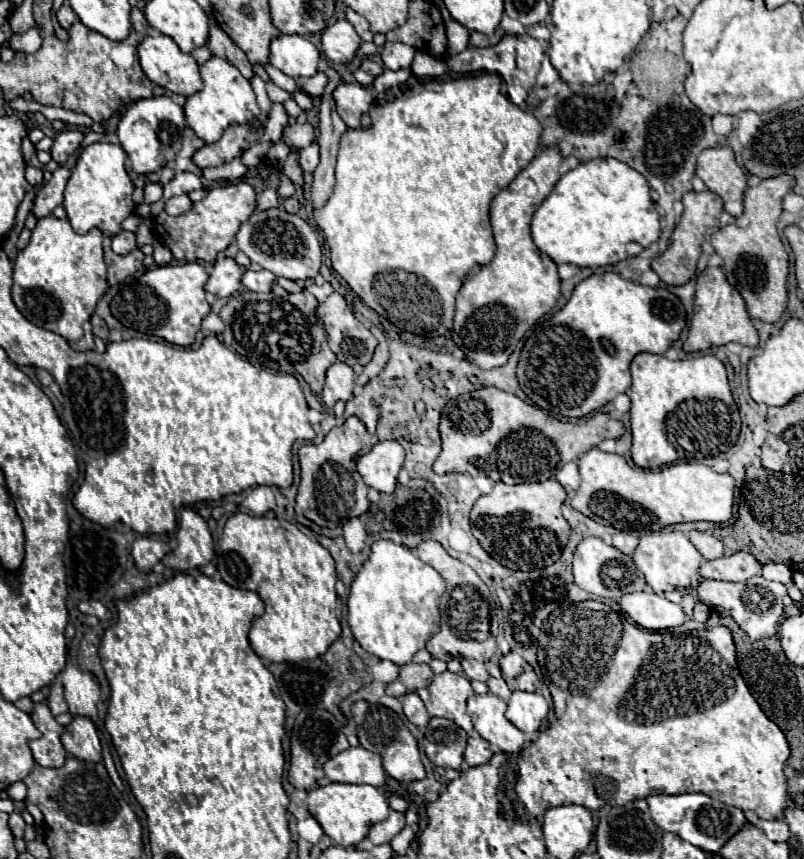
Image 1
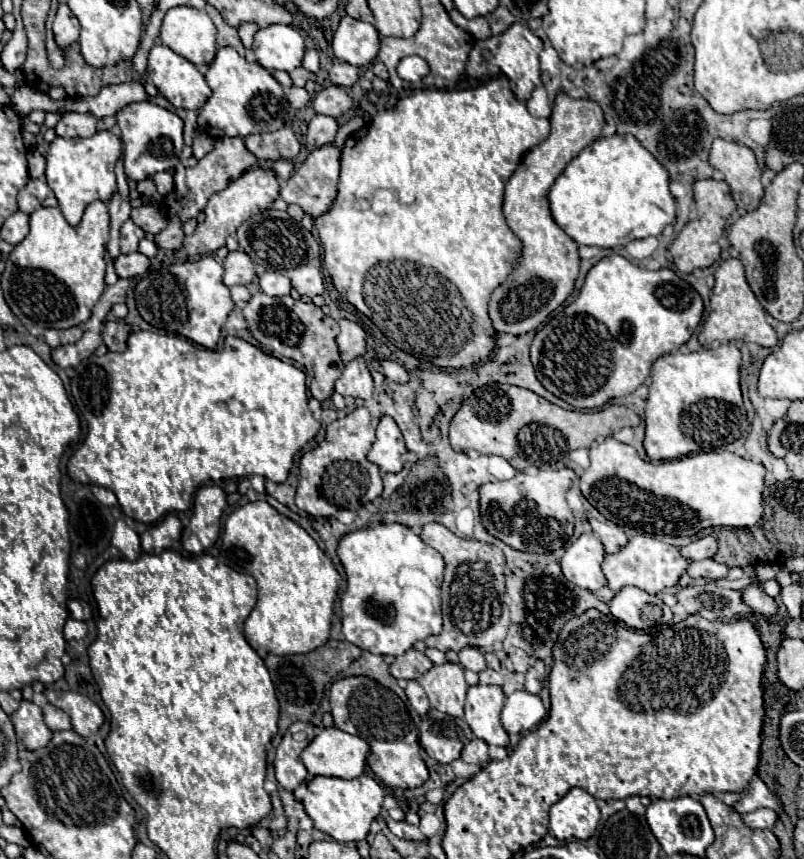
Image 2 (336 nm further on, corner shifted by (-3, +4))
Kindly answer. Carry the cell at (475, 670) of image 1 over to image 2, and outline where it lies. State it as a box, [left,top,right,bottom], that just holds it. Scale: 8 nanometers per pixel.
[459,647,487,673]

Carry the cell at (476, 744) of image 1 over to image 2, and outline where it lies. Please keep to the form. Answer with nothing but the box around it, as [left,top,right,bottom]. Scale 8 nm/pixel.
[461,739,489,765]

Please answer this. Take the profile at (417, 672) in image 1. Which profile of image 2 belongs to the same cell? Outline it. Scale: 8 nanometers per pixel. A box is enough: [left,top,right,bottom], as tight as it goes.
[390,649,433,679]

